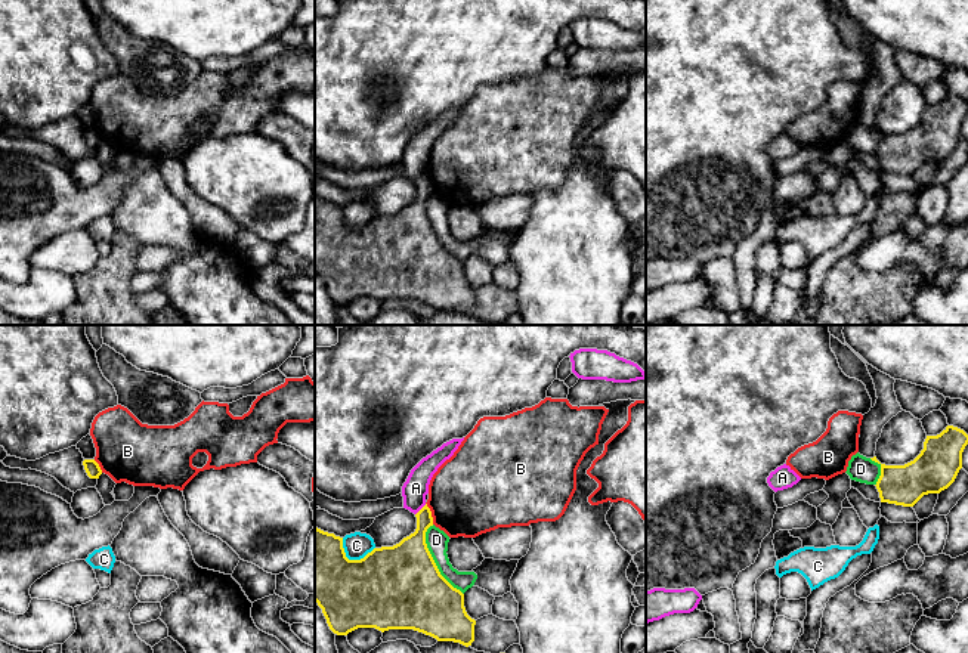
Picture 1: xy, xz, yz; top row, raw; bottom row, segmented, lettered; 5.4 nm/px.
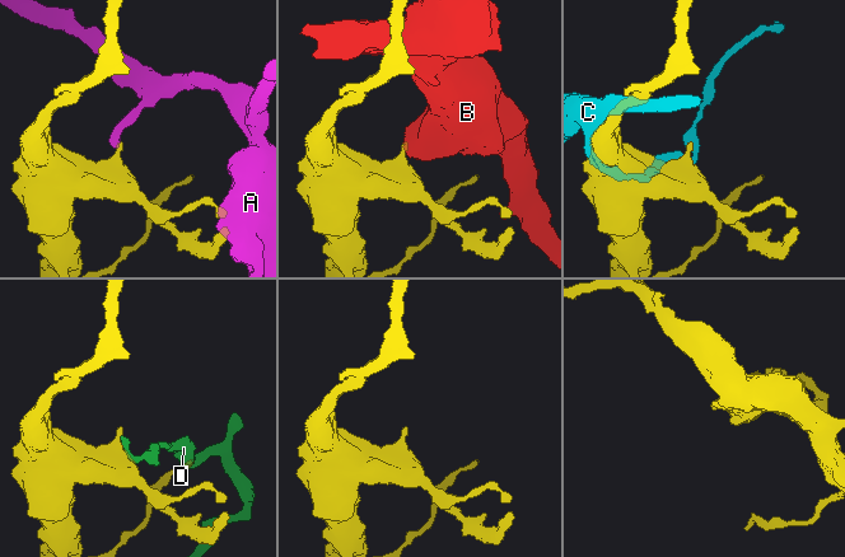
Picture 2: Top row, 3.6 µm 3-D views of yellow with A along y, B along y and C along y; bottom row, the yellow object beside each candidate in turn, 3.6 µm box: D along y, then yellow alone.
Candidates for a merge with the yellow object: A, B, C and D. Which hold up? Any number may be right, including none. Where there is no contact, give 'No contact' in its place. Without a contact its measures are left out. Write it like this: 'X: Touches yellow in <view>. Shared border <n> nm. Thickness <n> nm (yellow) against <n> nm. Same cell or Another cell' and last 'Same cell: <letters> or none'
A: Touches yellow in xz. Shared border 90 nm. Thickness 190 nm (yellow) against 140 nm. Another cell
B: Touches yellow in xz. Shared border 130 nm. Thickness 190 nm (yellow) against 440 nm. Another cell
C: Touches yellow in xz. Shared border 190 nm. Thickness 440 nm (yellow) against 150 nm. Another cell
D: Touches yellow in xz. Shared border 420 nm. Thickness 460 nm (yellow) against 120 nm. Another cell
Same cell: none

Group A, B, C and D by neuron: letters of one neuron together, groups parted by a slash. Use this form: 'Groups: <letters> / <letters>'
Groups: A / B / C / D

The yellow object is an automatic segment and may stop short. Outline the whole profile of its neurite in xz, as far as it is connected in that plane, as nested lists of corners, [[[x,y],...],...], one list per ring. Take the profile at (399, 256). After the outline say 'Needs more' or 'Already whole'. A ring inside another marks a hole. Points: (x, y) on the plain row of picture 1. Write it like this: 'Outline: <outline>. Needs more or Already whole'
Outline: [[[427,173],[415,183],[417,198],[393,216],[374,217],[361,229],[349,229],[343,217],[343,207],[315,196],[315,270],[322,278],[330,298],[337,304],[347,304],[358,297],[414,298],[436,307],[454,310],[466,316],[474,310],[474,294],[464,276],[464,263],[454,257],[439,241],[426,213],[426,201],[433,195]]]. Already whole

